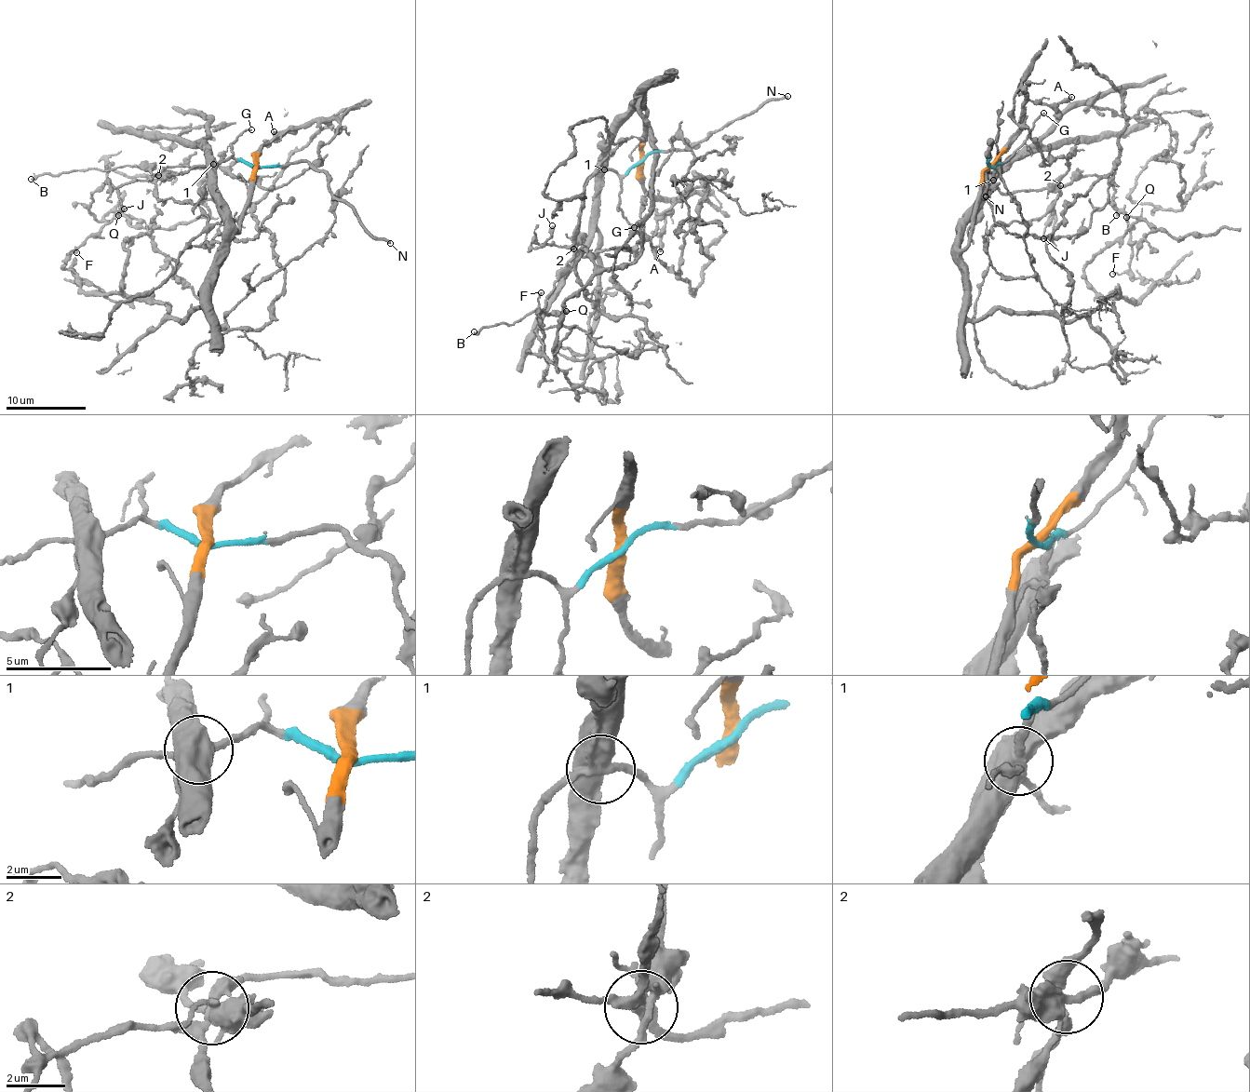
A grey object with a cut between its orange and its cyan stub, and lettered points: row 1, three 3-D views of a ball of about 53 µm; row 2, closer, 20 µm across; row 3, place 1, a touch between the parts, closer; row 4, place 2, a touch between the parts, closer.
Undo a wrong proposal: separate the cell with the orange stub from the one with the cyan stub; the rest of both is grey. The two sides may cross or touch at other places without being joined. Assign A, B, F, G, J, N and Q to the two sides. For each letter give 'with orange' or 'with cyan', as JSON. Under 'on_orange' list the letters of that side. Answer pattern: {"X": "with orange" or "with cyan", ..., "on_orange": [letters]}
{"A": "with orange", "B": "with cyan", "F": "with orange", "G": "with cyan", "J": "with orange", "N": "with cyan", "Q": "with orange", "on_orange": ["A", "F", "J", "Q"]}

